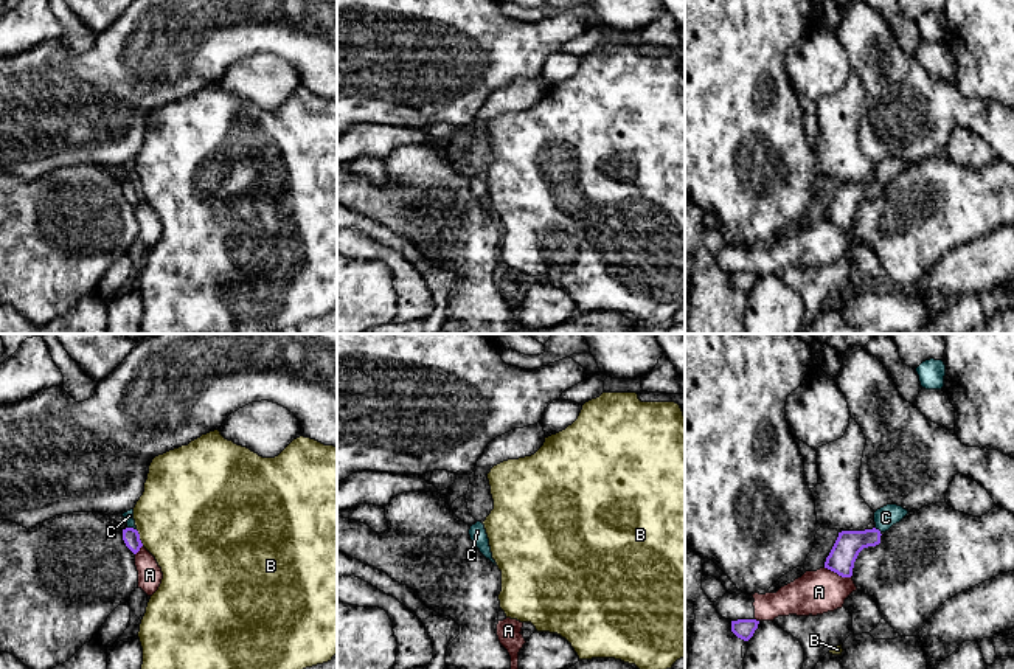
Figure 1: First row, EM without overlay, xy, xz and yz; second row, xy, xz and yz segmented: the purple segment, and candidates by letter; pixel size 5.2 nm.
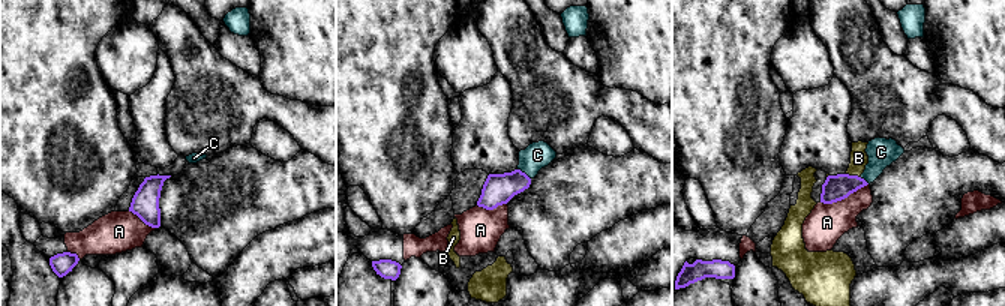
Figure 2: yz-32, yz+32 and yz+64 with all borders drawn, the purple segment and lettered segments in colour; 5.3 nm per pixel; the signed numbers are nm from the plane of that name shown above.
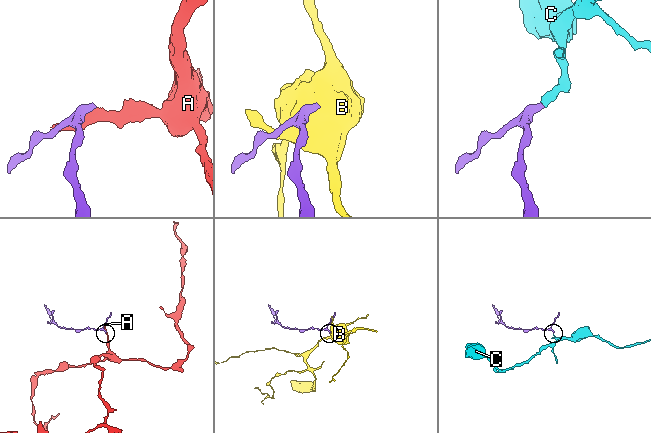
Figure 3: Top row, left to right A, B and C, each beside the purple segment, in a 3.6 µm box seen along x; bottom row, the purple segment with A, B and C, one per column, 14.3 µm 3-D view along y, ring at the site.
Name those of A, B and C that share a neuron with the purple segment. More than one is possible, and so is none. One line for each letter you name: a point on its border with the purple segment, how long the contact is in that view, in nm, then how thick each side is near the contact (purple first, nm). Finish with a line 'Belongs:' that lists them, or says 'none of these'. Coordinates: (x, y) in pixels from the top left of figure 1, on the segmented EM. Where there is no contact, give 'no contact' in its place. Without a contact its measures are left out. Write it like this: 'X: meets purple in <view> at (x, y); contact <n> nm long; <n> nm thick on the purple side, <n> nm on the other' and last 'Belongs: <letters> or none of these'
C: meets purple in xy at (132, 528); contact 50 nm long; 90 nm thick on the purple side, 50 nm on the other
Belongs: C

